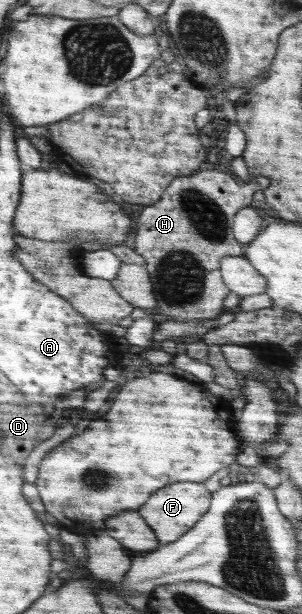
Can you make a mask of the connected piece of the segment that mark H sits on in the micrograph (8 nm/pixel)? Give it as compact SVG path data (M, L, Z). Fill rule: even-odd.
M200 170L174 179L161 194L159 201L145 206L135 223L133 249L146 261L156 307L174 320L191 321L216 318L223 311L223 300L230 293L220 270L224 257L241 257L244 245L235 238L232 230L235 214L239 209L254 205L253 193L261 189L259 183L241 183L234 175L219 170Z

